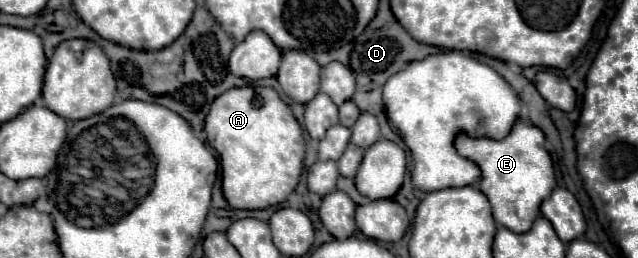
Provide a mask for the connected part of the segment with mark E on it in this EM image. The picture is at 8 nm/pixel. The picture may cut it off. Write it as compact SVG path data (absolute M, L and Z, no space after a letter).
M517 119L513 129L503 139L491 137L471 137L459 133L453 141L457 153L473 161L481 169L481 179L477 187L487 195L493 219L513 233L527 233L533 221L539 217L539 205L547 199L555 185L555 169L545 145L545 135L539 127Z

